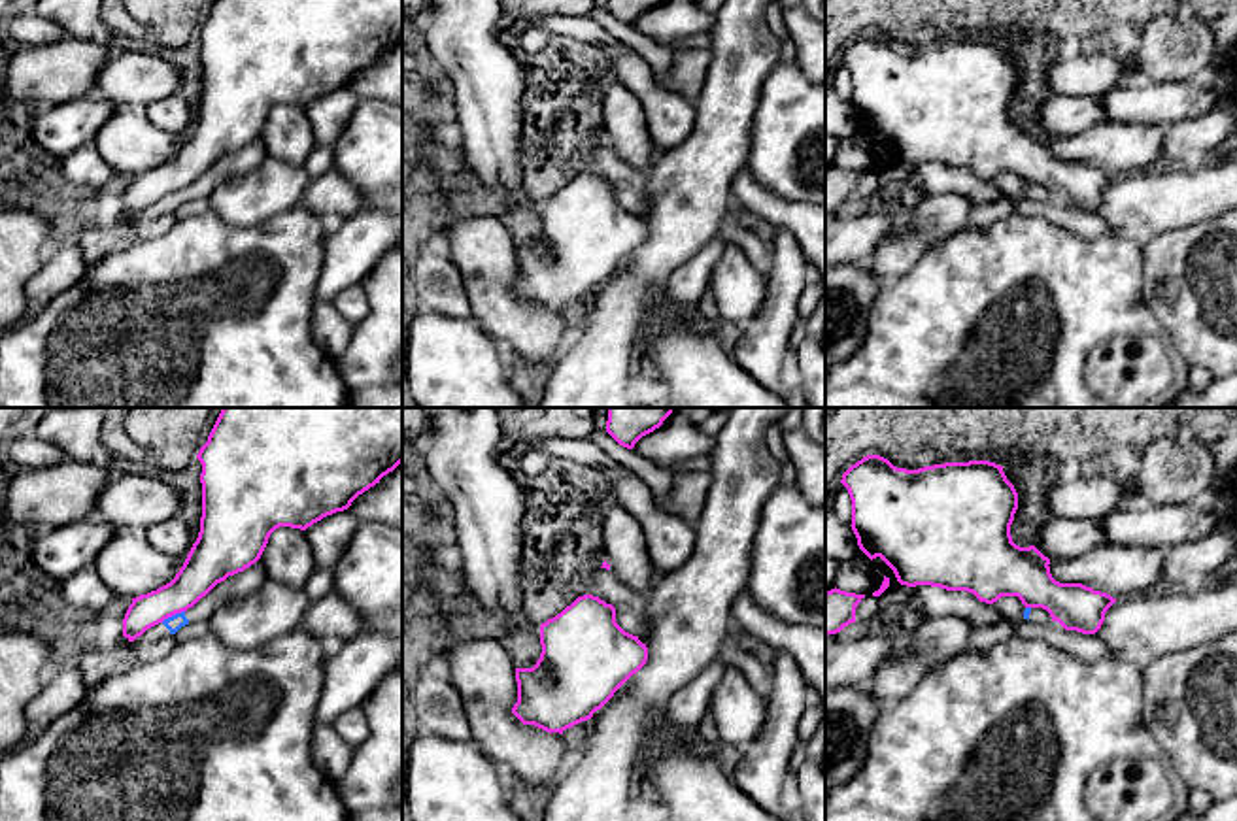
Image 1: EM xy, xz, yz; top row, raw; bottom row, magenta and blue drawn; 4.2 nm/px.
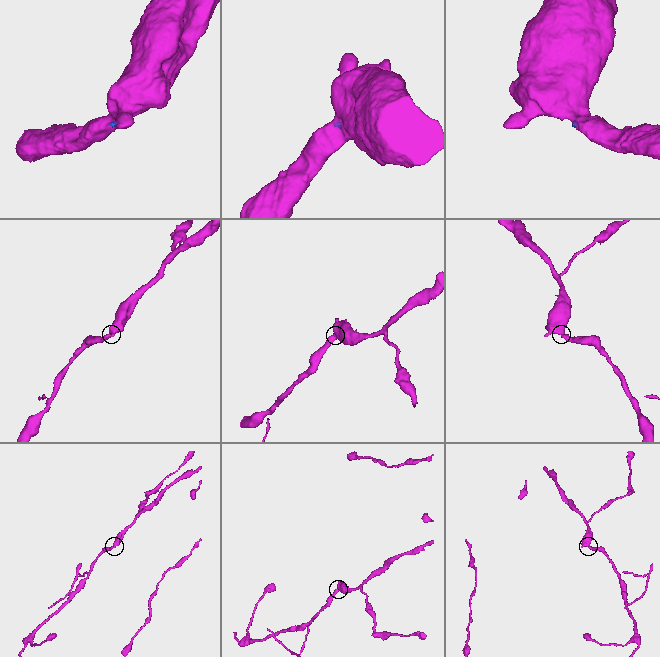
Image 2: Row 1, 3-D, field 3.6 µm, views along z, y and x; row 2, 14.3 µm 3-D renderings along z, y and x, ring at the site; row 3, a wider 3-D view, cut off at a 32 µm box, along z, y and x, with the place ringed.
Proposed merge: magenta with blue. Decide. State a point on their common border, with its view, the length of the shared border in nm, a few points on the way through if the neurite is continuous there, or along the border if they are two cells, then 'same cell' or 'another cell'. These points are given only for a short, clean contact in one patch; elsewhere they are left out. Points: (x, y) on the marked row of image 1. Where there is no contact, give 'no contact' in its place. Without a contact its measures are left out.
xy (172, 614) | 120 nm | along xy (184, 610), (161, 621) | another cell

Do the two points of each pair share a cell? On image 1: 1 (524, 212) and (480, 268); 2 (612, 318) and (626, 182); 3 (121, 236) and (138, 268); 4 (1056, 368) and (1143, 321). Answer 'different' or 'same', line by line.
1: different
2: different
3: different
4: same

